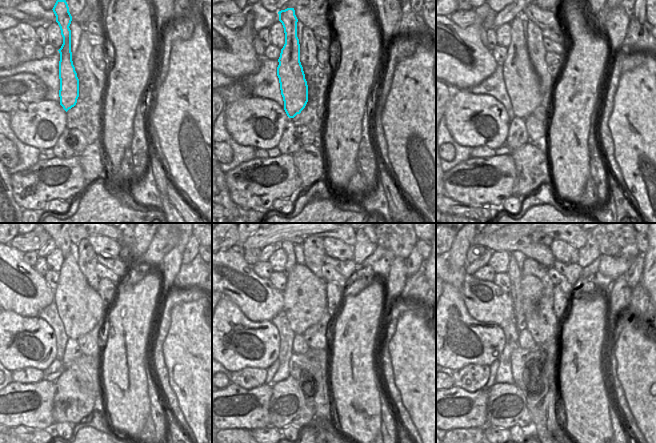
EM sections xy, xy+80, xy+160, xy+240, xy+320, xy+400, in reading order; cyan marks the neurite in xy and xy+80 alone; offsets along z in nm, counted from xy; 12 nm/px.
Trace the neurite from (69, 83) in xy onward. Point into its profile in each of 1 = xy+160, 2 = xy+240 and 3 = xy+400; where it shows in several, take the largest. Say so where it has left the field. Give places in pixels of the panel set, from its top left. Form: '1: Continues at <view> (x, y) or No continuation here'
1: Continues at xy+160 (522, 84)
2: Continues at xy+240 (80, 308)
3: Continues at xy+400 (531, 287)

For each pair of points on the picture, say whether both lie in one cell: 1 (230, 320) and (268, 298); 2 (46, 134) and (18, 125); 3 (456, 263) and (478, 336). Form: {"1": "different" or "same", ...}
{"1": "different", "2": "same", "3": "same"}

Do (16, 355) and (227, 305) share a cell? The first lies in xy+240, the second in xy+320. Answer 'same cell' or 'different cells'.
same cell

